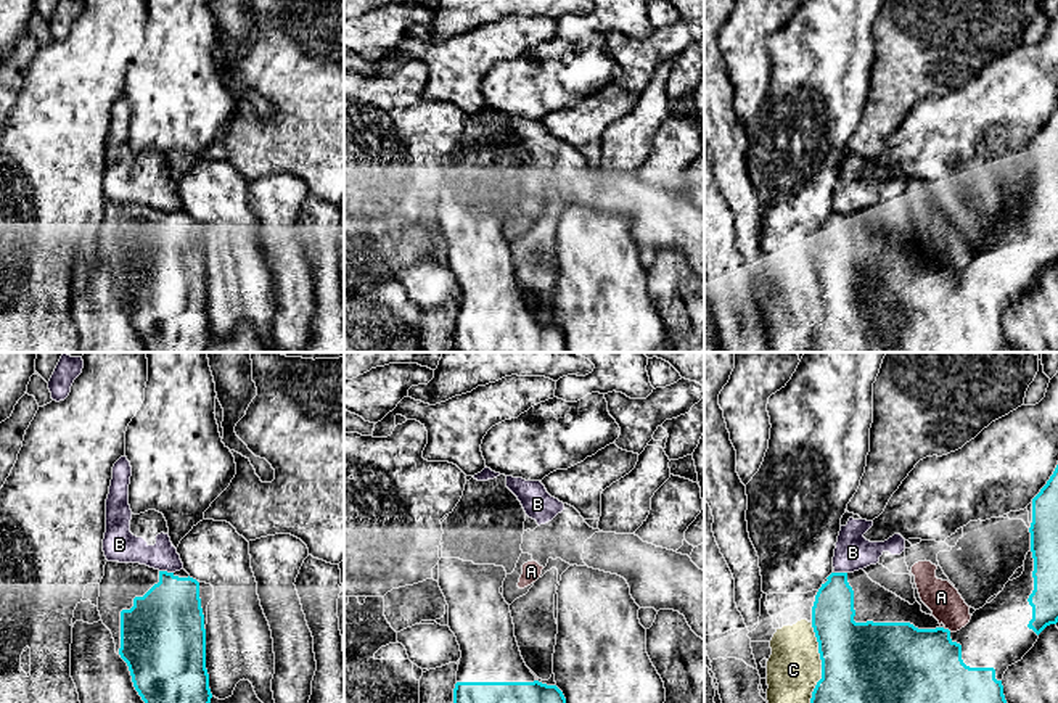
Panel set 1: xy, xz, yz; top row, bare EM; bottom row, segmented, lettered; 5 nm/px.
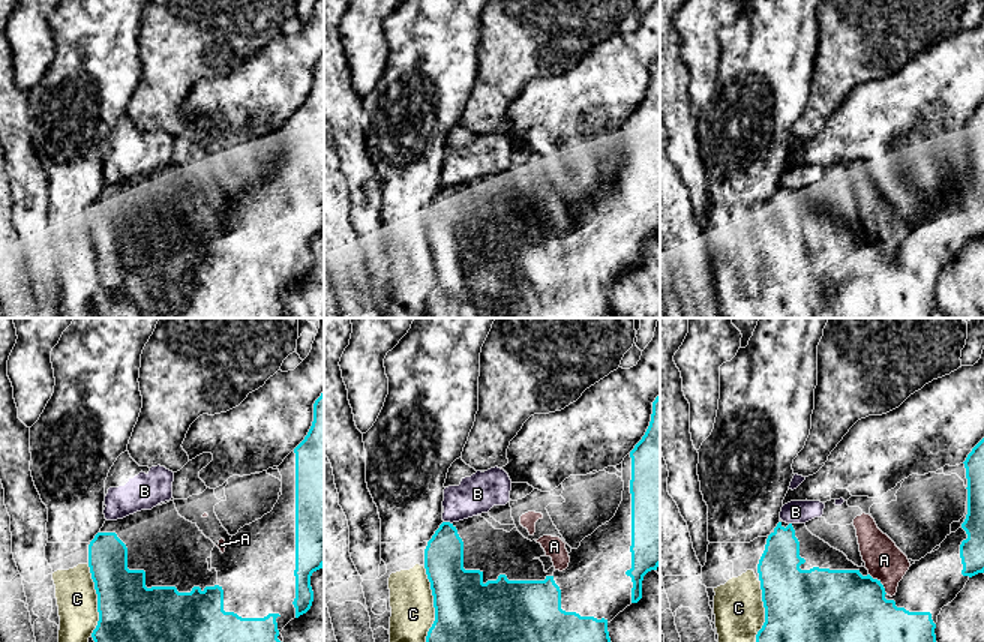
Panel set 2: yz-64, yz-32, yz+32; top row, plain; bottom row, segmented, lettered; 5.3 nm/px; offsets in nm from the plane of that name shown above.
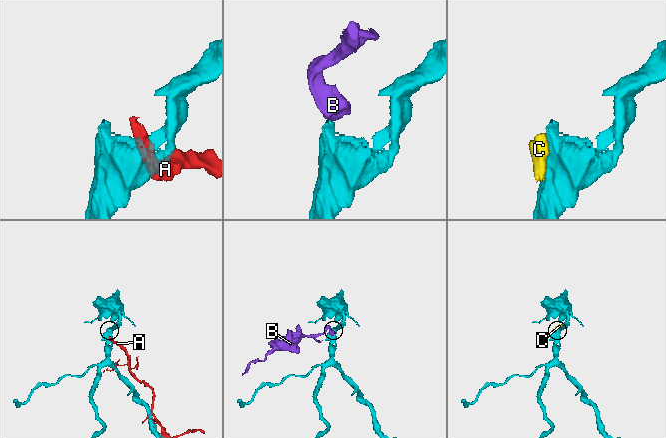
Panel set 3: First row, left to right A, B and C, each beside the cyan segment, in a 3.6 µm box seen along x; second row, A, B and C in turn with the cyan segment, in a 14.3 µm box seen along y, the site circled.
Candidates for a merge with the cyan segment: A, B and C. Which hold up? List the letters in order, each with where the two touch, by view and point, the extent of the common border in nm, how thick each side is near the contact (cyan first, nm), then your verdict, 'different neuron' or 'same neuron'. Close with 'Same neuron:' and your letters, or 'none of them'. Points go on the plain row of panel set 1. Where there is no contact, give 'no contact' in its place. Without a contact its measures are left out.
A: yz (947, 269) | 40 nm | 440/170 nm | different neuron
B: xy (166, 211) | 70 nm | 360/160 nm | different neuron
C: yz (822, 308) | 440 nm | 500/280 nm | different neuron
Same neuron: none of them

